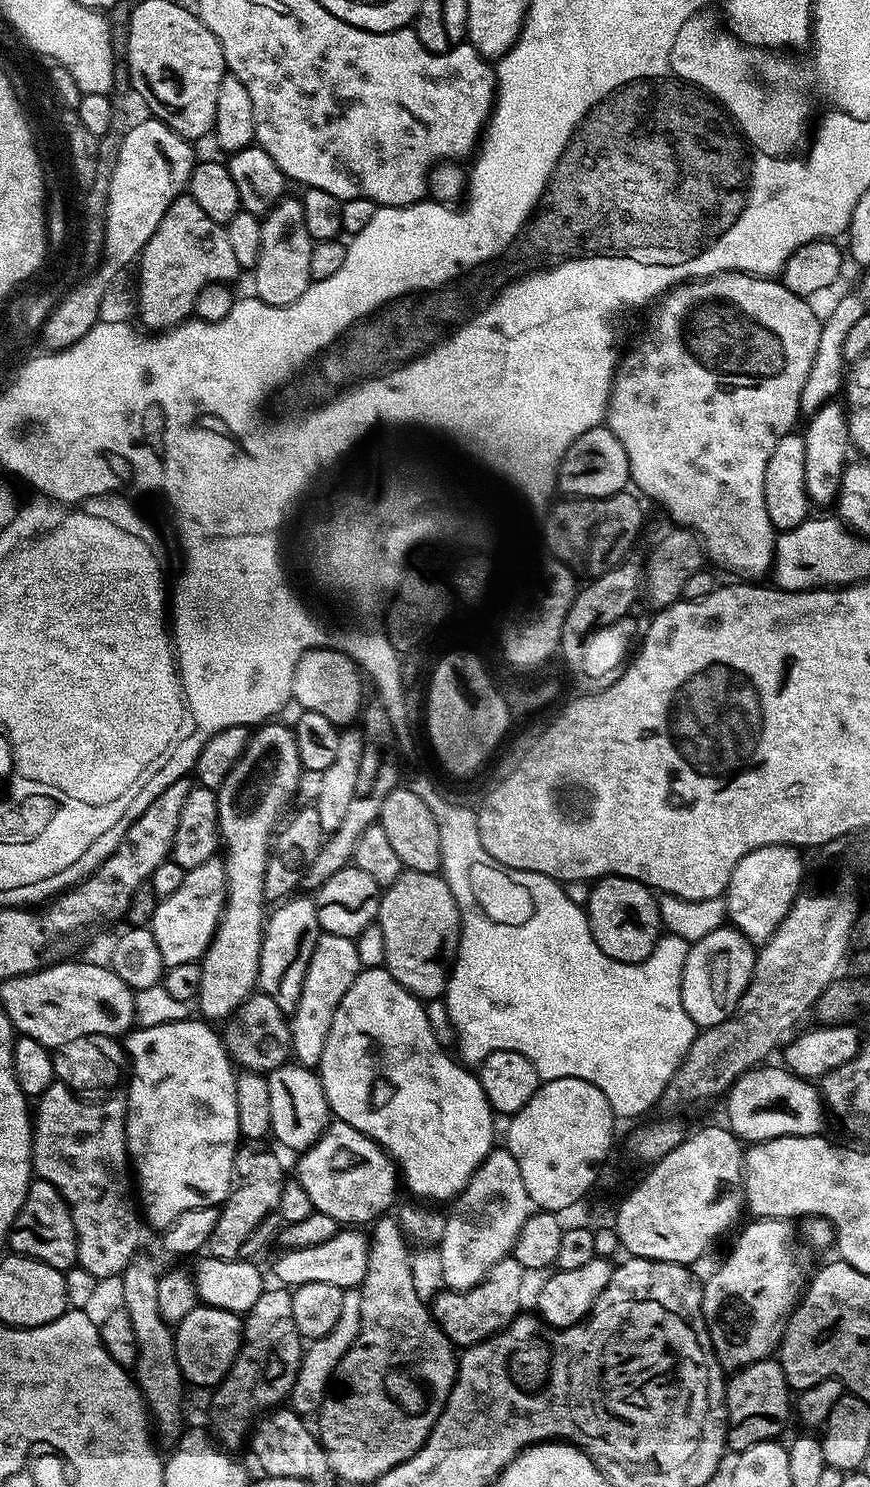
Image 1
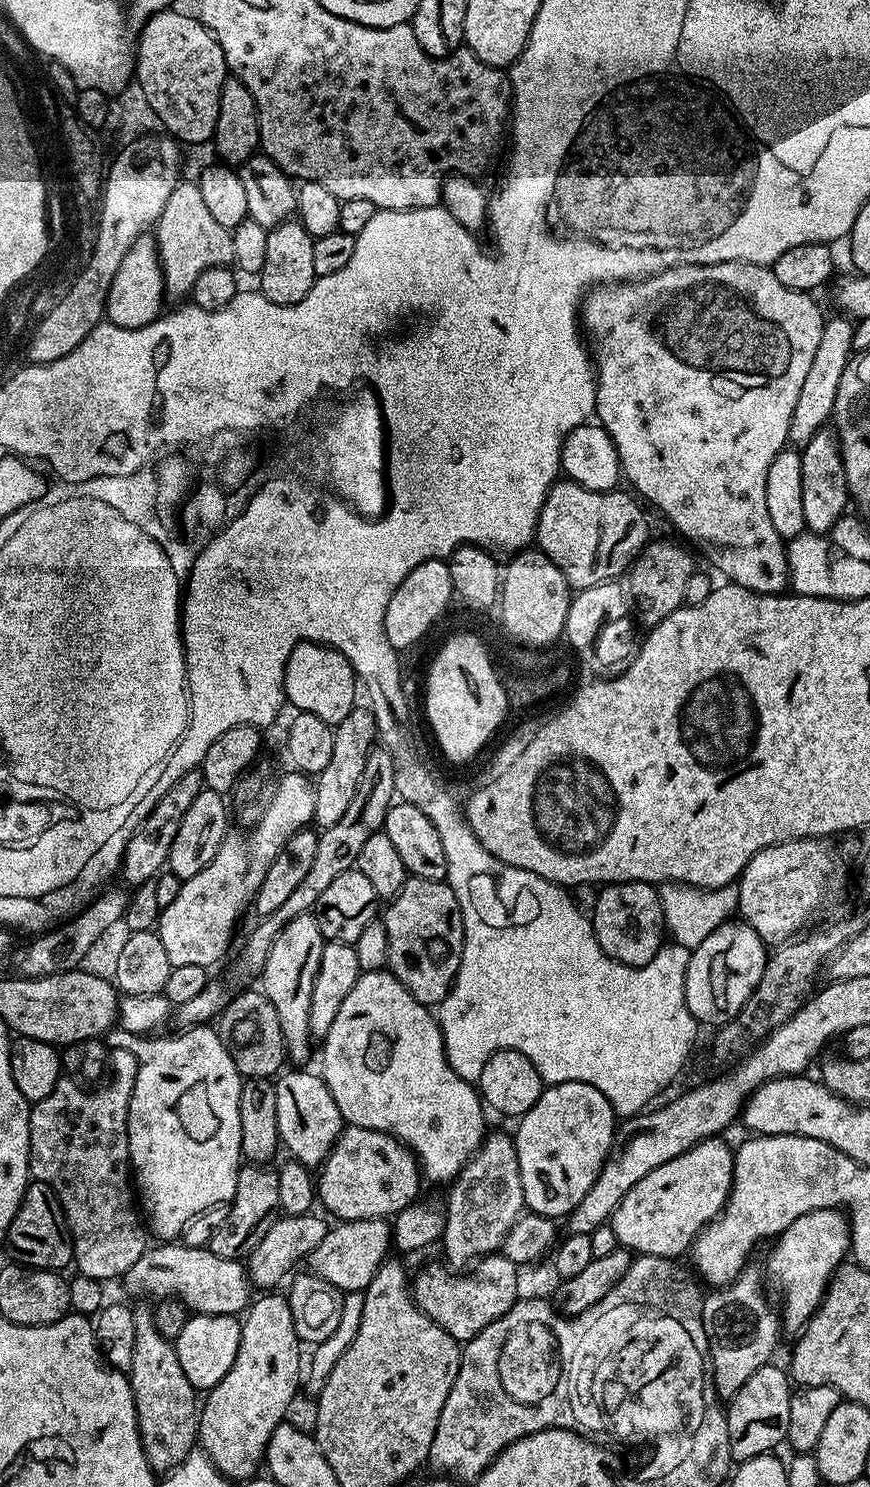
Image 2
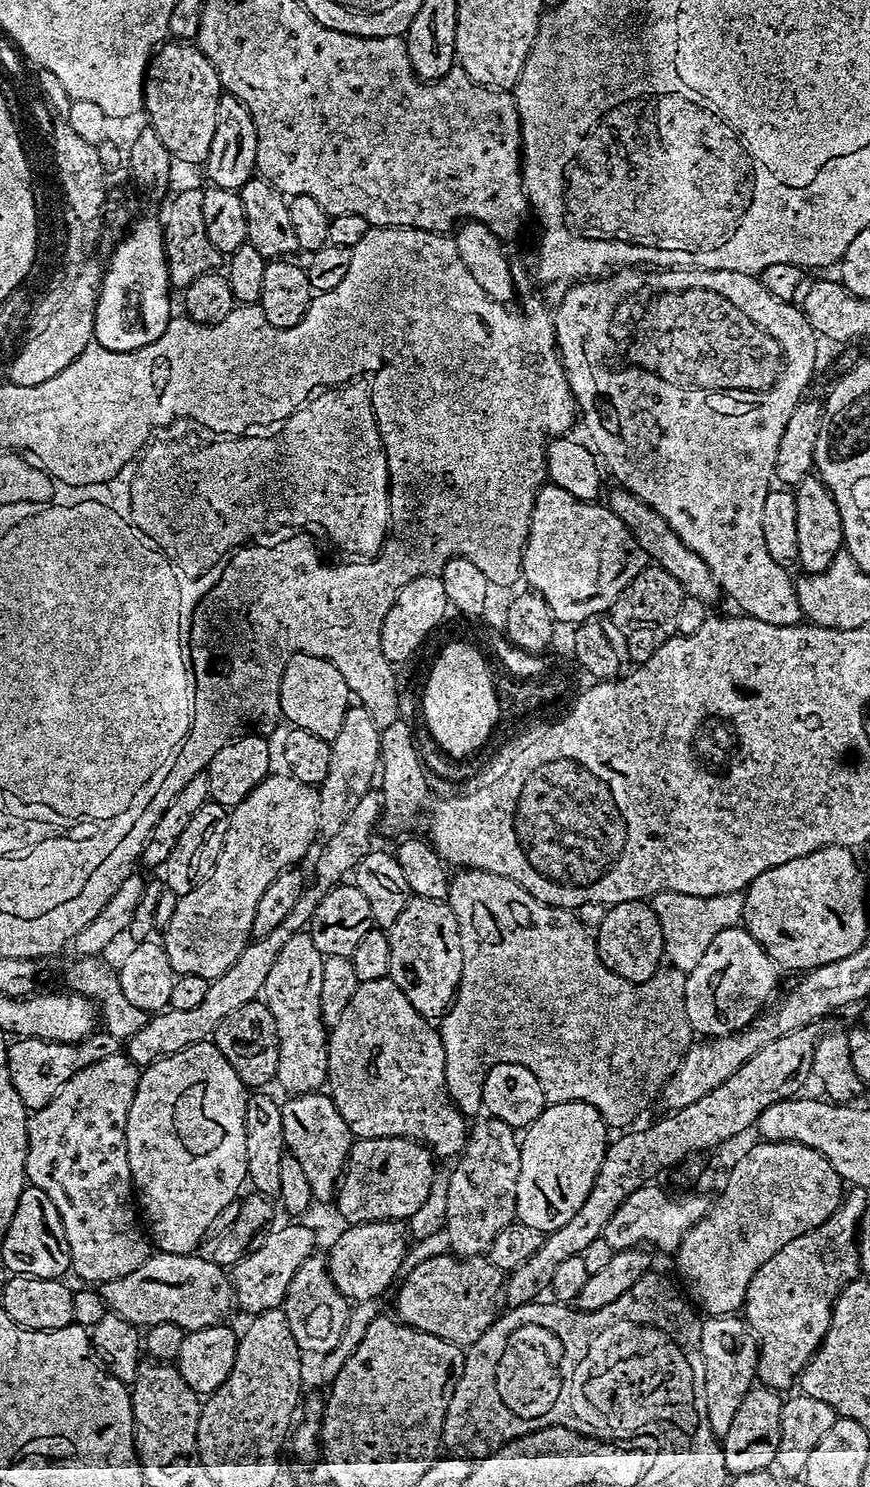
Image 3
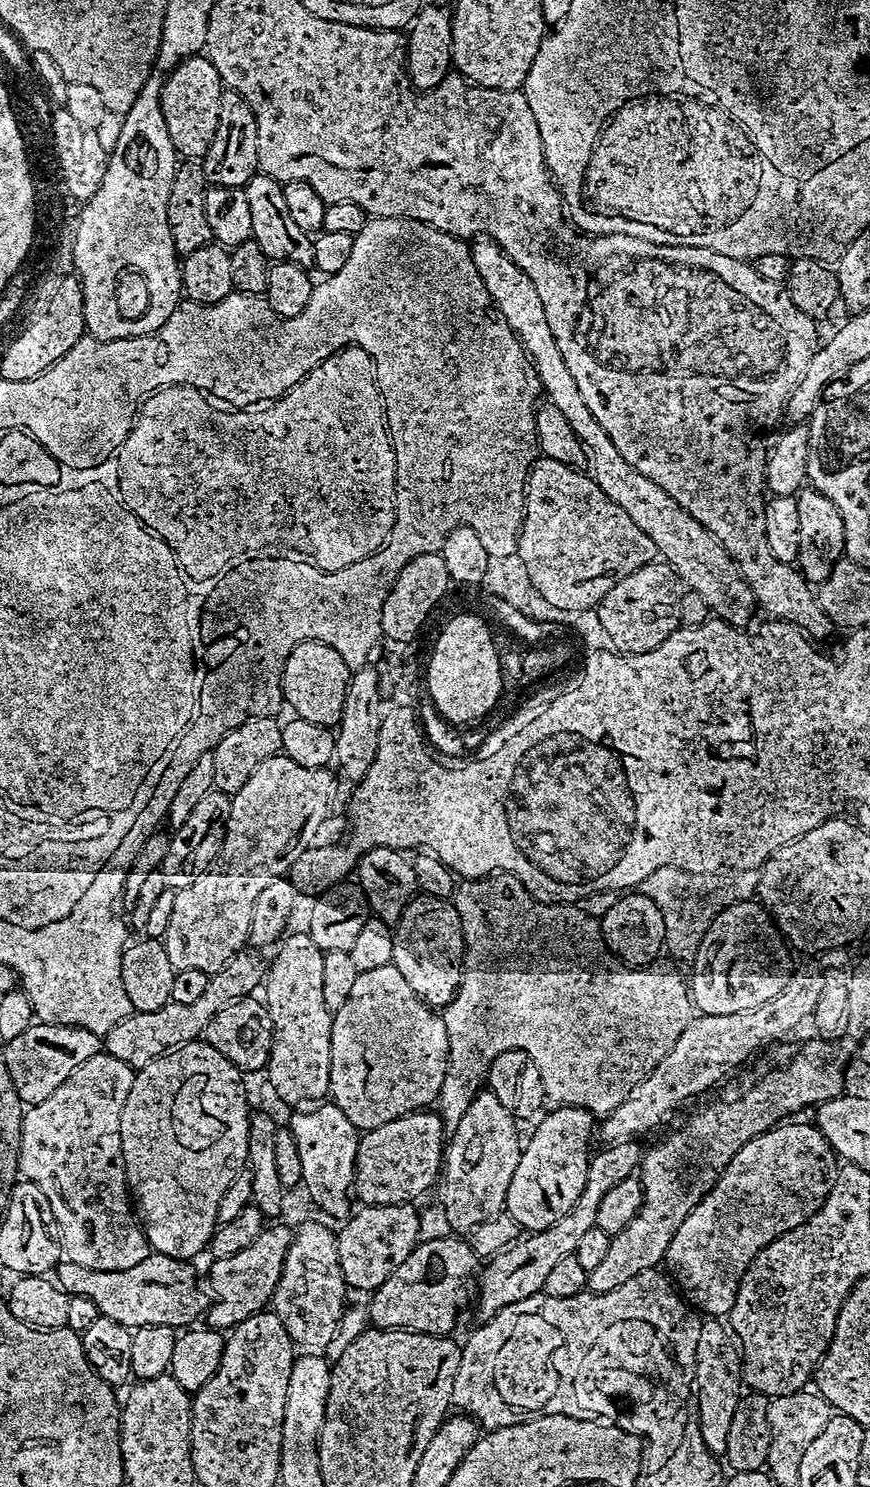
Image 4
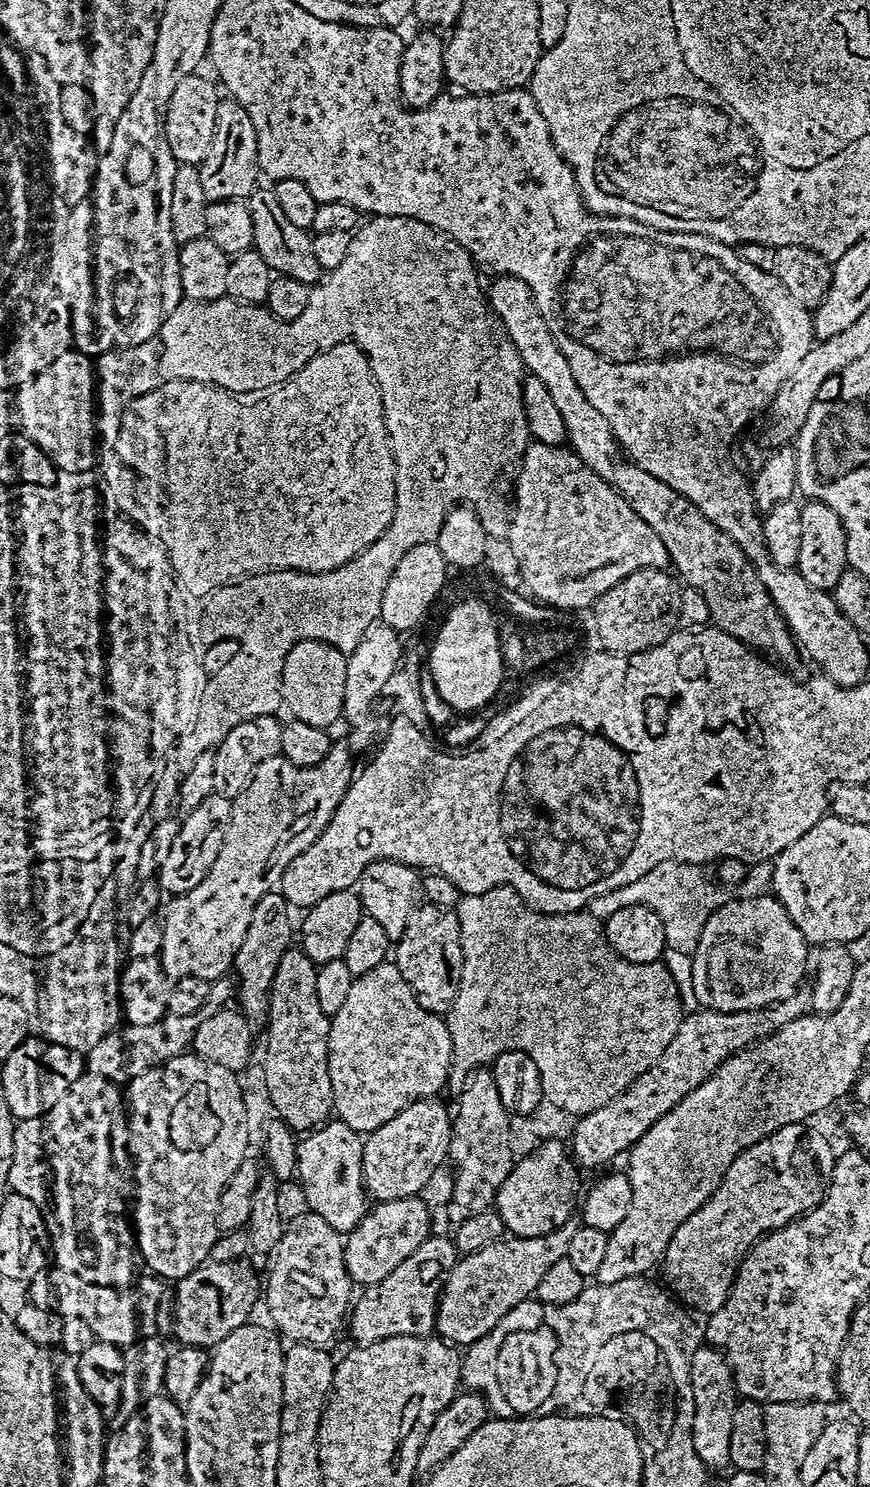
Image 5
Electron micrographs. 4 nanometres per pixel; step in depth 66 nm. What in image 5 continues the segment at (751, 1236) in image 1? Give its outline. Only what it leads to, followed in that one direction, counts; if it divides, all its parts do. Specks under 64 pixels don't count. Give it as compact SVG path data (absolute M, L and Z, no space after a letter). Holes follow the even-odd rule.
M696 1347L690 1362L690 1382L694 1390L694 1450L698 1450L698 1458L702 1458L710 1470L727 1469L730 1465L730 1429L738 1393L732 1367L719 1348Z

